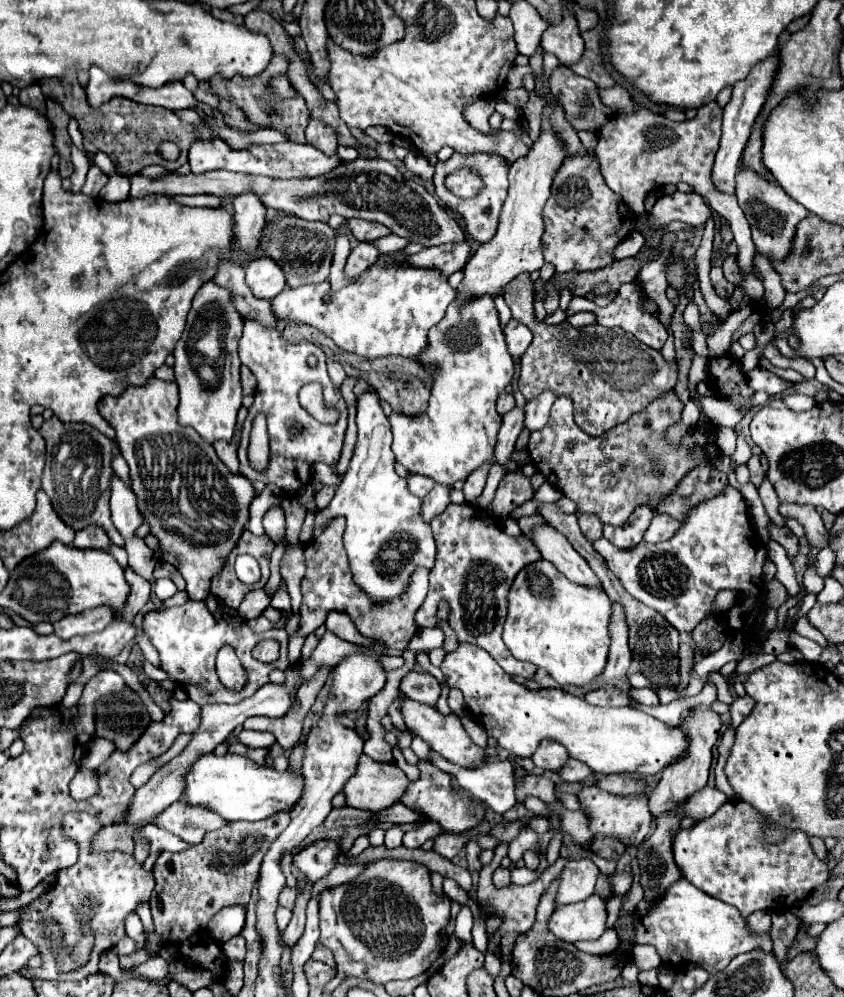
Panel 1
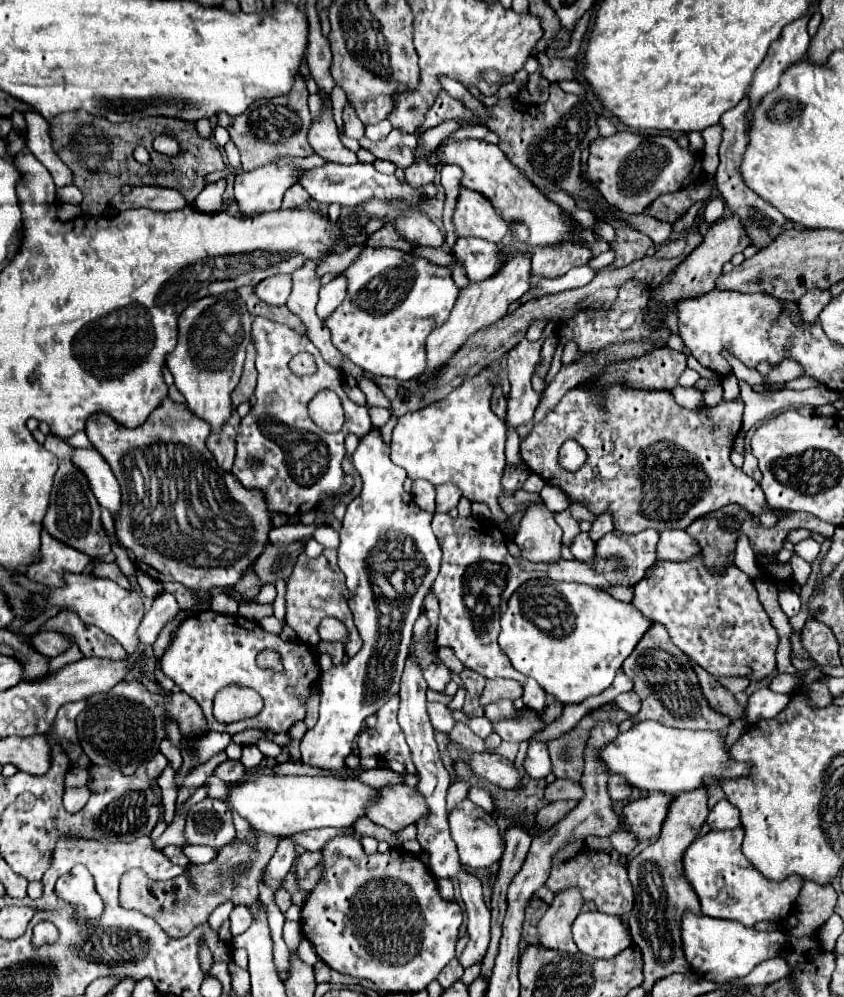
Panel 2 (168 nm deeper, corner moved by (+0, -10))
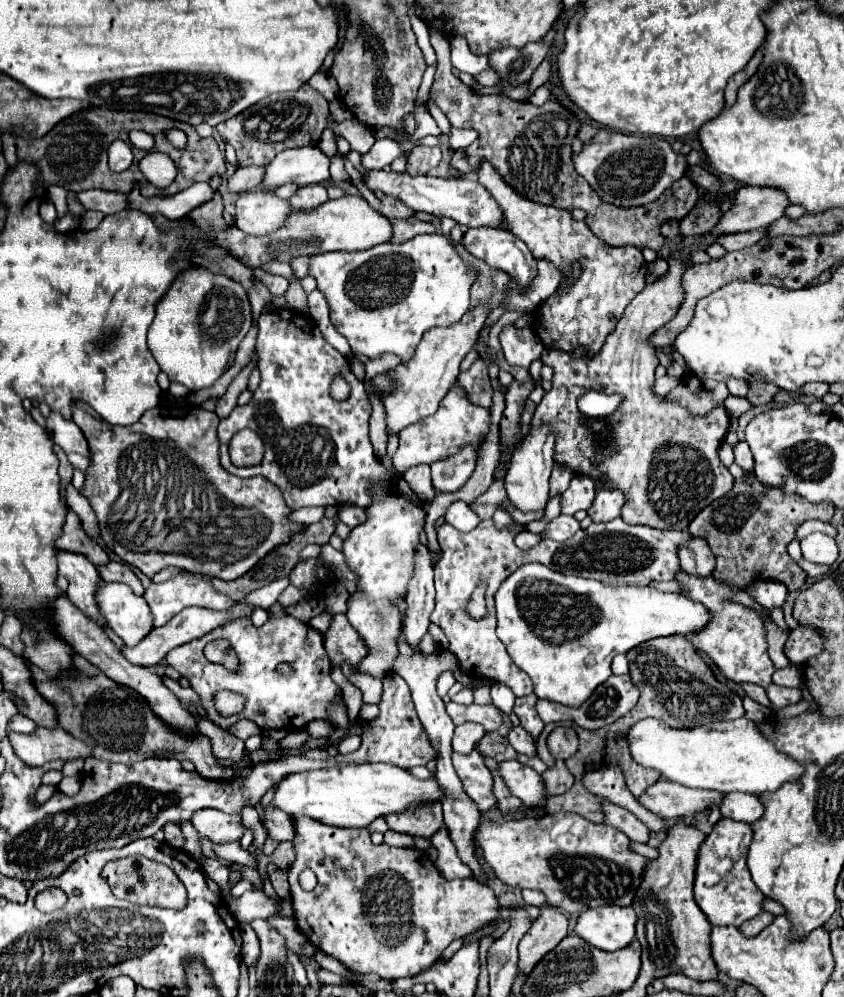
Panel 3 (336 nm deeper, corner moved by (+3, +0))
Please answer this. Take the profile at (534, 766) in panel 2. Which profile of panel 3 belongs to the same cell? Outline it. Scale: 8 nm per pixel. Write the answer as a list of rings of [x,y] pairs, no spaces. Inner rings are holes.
[[[513,726],[507,734],[507,740],[509,744],[519,752],[519,754],[525,754],[525,756],[535,756],[535,744],[533,744],[533,738],[529,736],[529,732],[525,732],[521,726]]]

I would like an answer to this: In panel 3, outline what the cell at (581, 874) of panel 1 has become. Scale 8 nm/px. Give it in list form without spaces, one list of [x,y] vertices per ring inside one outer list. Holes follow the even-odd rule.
[[[543,906],[539,918],[519,942],[517,974],[527,976],[529,970],[533,970],[537,962],[567,936],[567,930],[569,920],[565,918],[565,914],[559,908]]]

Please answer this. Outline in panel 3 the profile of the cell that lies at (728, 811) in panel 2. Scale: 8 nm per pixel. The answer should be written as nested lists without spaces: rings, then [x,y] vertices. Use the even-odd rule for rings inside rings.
[[[731,792],[731,794],[725,794],[721,802],[721,814],[731,820],[743,820],[753,824],[763,816],[763,812],[765,812],[765,806],[755,794]]]

